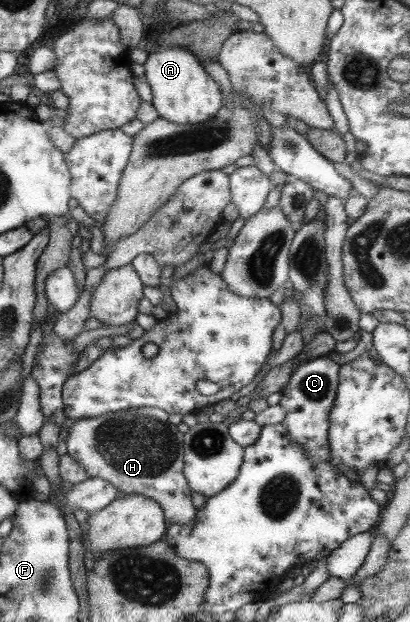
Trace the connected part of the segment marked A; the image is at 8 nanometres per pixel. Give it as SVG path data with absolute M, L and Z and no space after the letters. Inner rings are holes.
M168 46L148 54L143 63L145 78L150 87L150 103L160 119L176 125L196 125L215 117L222 106L218 85L208 75L203 63L188 49Z

